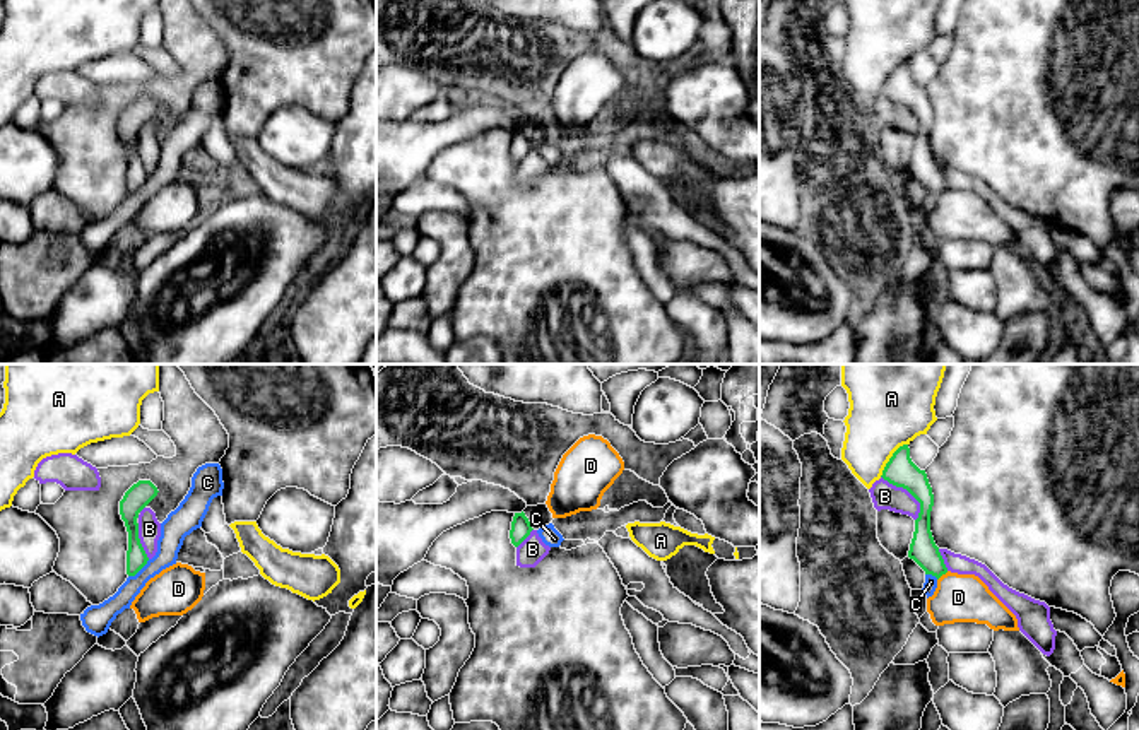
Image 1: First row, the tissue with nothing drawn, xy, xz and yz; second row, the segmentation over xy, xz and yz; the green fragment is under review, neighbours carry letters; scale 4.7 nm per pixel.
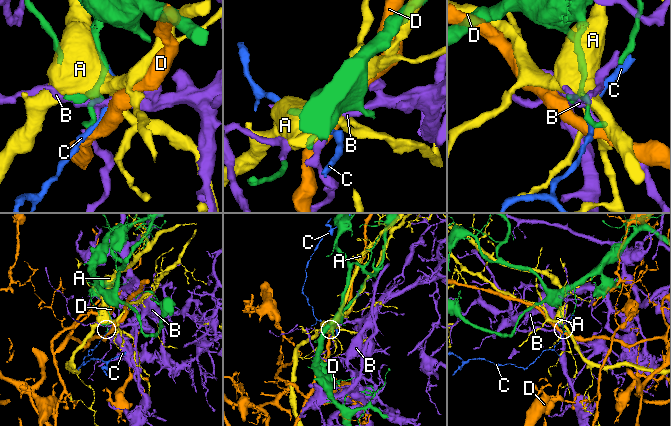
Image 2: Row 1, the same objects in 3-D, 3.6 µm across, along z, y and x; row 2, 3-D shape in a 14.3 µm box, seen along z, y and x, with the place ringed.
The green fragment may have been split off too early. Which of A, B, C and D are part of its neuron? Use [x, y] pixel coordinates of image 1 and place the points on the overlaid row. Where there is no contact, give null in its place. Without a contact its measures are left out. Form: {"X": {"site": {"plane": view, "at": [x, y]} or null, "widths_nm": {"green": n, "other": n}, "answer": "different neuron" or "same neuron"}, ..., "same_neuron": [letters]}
{"A": {"site": {"plane": "yz", "at": [890, 459]}, "widths_nm": {"green": 150, "other": 380}, "answer": "different neuron"}, "B": {"site": {"plane": "yz", "at": [908, 491]}, "widths_nm": {"green": 150, "other": 130}, "answer": "different neuron"}, "C": {"site": {"plane": "xy", "at": [139, 570]}, "widths_nm": {"green": 100, "other": 130}, "answer": "different neuron"}, "D": {"site": {"plane": "yz", "at": [943, 573]}, "widths_nm": {"green": 130, "other": 220}, "answer": "different neuron"}, "same_neuron": []}

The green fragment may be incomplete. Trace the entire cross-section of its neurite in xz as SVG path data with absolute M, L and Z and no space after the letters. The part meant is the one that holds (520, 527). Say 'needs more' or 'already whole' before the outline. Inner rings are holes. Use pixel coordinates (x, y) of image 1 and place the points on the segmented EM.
already whole | M515 513L510 530L510 539L515 547L518 547L532 532L532 525L525 513Z

